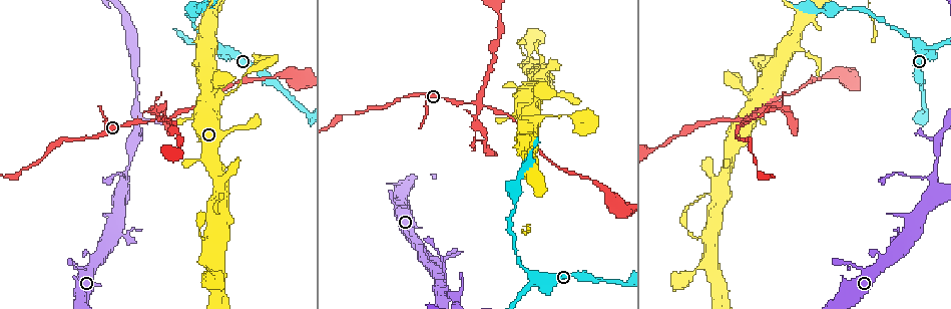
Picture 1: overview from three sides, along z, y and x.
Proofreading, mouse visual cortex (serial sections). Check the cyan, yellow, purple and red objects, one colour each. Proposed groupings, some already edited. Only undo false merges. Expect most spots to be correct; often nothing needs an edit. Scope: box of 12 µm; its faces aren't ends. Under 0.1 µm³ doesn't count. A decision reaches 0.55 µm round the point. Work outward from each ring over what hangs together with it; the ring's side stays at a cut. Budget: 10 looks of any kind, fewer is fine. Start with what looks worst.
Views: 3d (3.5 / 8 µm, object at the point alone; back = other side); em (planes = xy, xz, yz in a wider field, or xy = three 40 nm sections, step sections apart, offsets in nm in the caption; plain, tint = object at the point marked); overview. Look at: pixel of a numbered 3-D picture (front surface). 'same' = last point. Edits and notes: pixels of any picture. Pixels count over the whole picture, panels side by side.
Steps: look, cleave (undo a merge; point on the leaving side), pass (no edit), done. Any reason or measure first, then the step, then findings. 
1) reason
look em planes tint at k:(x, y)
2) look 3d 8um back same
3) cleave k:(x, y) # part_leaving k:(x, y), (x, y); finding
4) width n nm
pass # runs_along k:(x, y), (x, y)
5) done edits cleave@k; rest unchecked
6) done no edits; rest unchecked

four or more arms meet
look 3d 3.5um at 1:(157, 117)

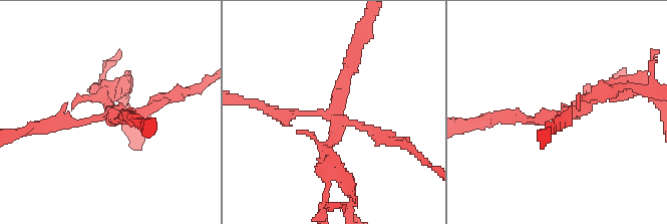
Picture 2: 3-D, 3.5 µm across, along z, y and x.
arms 4; arm_widths 150, 200, 200, 200 nm; shape alone is not enough
look em planes tint at 2:(108, 115)

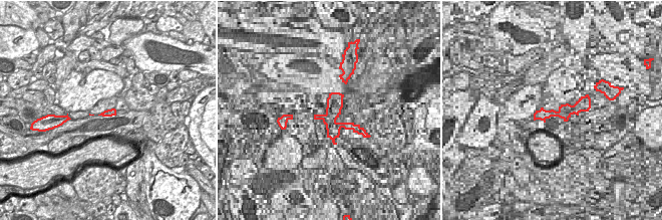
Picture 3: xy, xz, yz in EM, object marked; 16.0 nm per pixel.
cut it another way
look em xy step 1 tint same

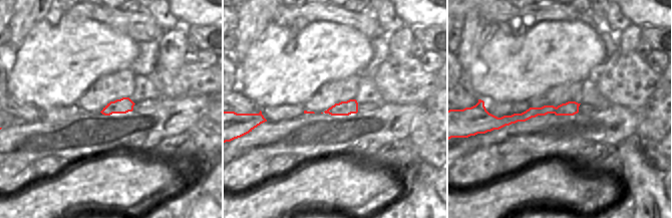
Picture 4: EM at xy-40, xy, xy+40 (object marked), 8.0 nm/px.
width 110 nm
cleave 2:(110, 63) # two cells meet here

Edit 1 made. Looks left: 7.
see it whole again
look overview

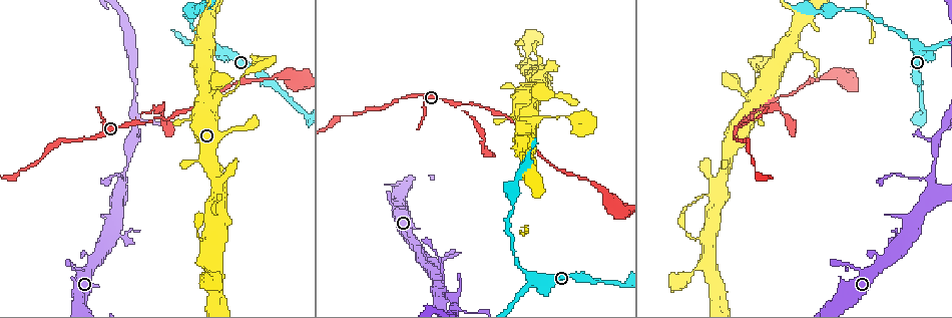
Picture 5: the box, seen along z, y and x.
sudden change in width
look 3d 3.5um at 5:(904, 38)

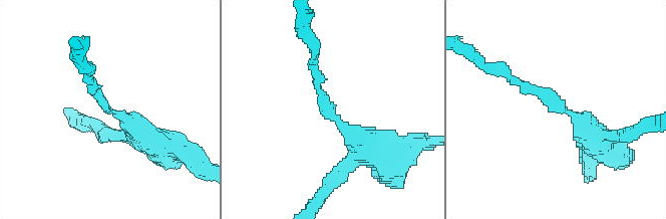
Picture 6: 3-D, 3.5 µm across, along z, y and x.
look em xy step 2 tint at 6:(333, 115)

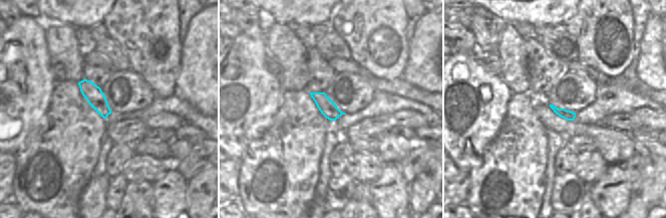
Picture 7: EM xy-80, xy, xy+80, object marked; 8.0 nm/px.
arm_widths 150, 400 nm
pass # runs_along 6:(378, 152), (326, 111), (314, 64); all the same cell

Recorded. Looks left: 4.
a narrow waist
look 3d 3.5um at 5:(127, 162)

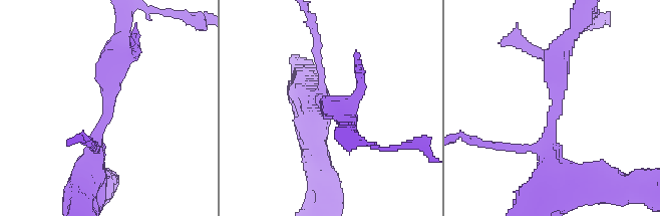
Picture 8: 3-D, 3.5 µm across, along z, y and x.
look em planes tint at 8:(104, 102)

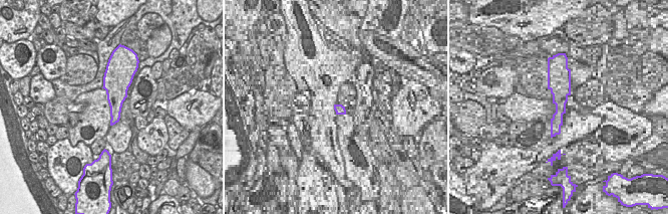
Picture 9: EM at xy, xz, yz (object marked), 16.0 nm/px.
cut it another way
look em xy step 5 tint same

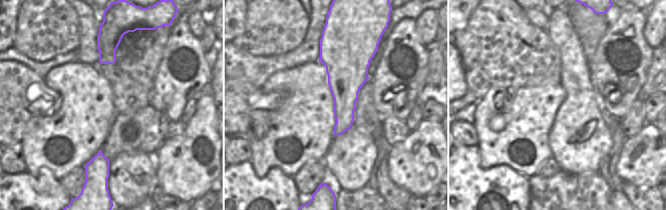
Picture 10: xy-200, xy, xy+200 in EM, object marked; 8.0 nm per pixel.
arm_widths 300, 350 nm
pass # runs_along 8:(90, 169), (121, 39); all the same cell

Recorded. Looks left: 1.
narrows sharply
look 3d 3.5um at 5:(539, 119)

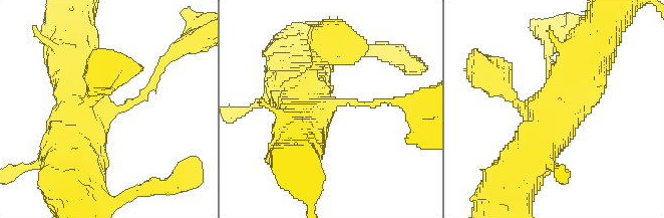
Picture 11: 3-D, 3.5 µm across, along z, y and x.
pass # runs_along 11:(524, 168), (588, 54); continuous, no second cell

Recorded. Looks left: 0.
done edits cleave@2; rest unchecked

